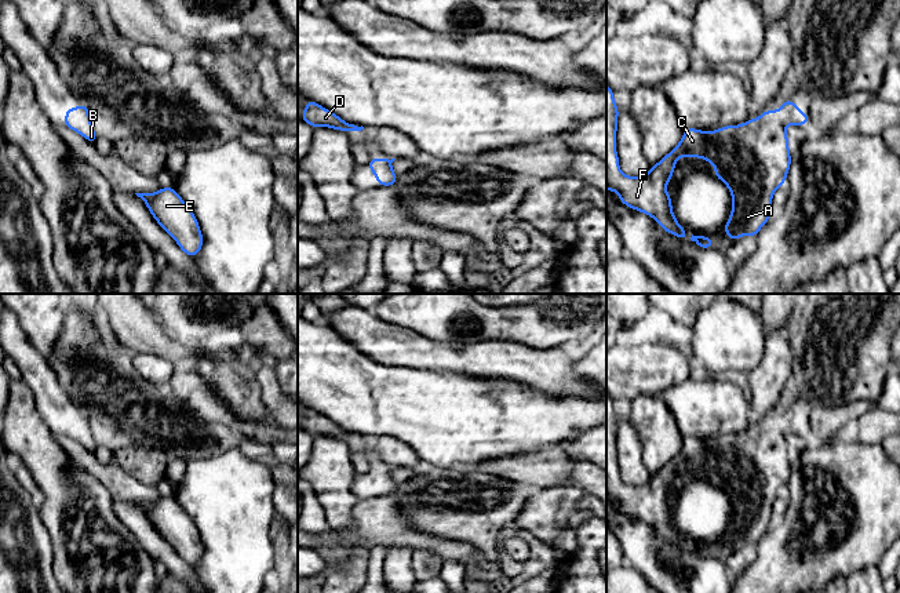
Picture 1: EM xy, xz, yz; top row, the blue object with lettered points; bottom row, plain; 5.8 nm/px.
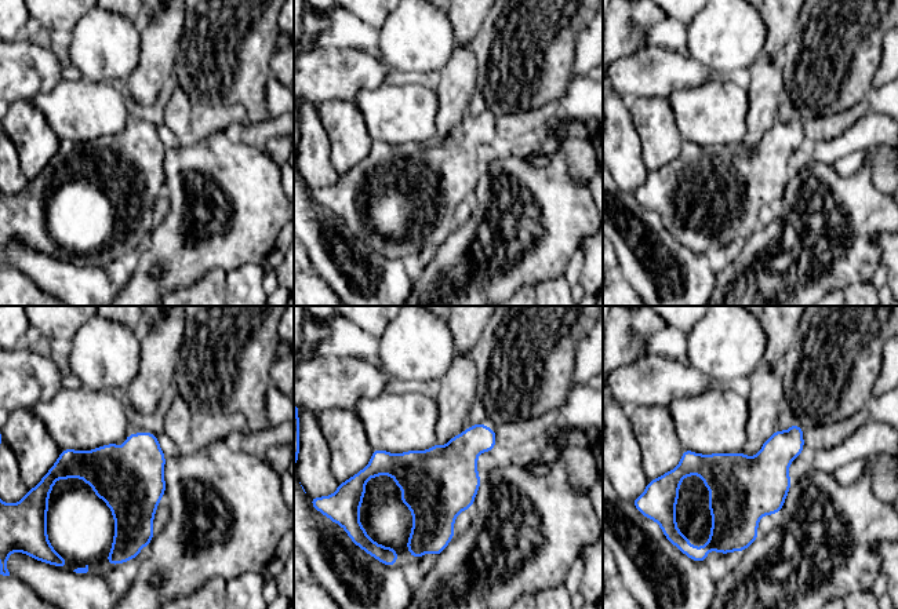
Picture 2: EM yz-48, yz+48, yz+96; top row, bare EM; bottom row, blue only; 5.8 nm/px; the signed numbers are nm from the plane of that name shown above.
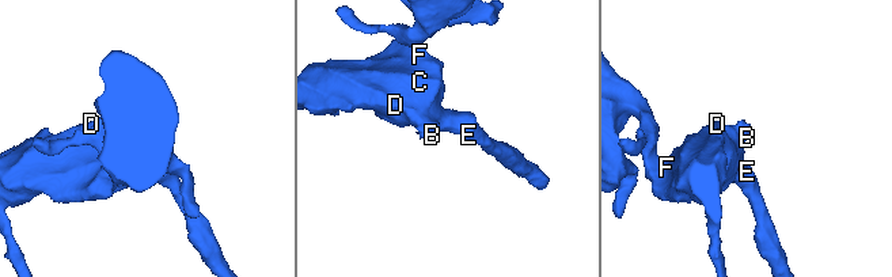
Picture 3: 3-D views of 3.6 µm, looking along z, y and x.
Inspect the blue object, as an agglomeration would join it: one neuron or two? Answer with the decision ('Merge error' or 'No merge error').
No merge error

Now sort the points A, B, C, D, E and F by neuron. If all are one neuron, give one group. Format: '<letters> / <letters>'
A B C D E F

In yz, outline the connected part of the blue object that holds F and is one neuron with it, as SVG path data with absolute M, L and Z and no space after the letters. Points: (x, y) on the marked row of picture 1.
M606 84L606 190L615 190L620 201L652 217L666 232L686 240L686 230L677 222L671 194L666 186L678 157L699 157L714 163L714 175L732 194L730 218L724 232L733 241L740 236L757 236L770 219L773 192L784 185L791 156L787 124L801 127L810 119L794 101L781 101L780 110L764 110L759 119L717 131L685 128L679 143L644 177L626 177L619 168L616 130L619 109L613 90Z

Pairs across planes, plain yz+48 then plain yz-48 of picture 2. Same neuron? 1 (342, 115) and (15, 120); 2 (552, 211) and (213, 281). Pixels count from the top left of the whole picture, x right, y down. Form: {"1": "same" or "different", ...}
{"1": "same", "2": "different"}

